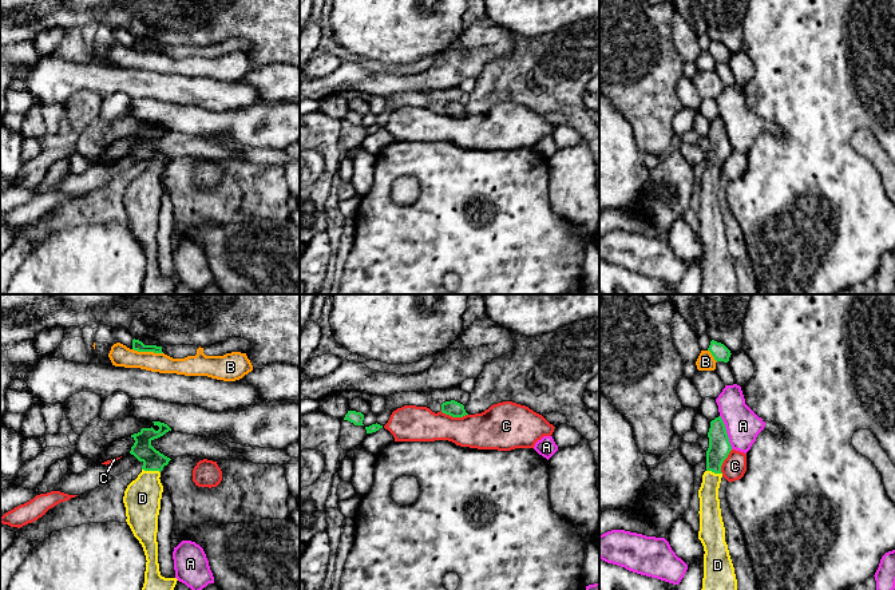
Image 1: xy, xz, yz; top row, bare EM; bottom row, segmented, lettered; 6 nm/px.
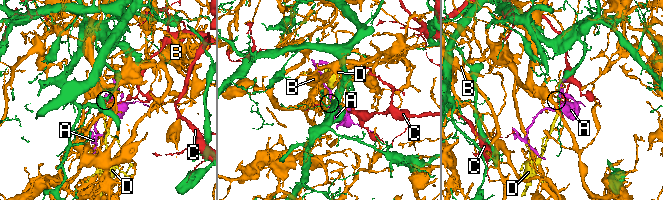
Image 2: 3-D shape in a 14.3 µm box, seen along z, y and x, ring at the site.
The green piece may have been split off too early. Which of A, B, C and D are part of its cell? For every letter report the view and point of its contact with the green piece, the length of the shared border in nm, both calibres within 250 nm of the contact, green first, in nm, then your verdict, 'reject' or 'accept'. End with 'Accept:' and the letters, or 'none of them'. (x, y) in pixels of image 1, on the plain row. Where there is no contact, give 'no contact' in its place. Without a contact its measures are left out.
A: meets green in yz at (725, 133); contact 220 nm long; 130 nm thick on the green side, 200 nm on the other; reject
B: meets green in xy at (147, 51); contact 190 nm long; 70 nm thick on the green side, 130 nm on the other; reject
C: meets green in xz at (454, 117); contact 170 nm long; 90 nm thick on the green side, 240 nm on the other; reject
D: meets green in xy at (151, 170); contact 110 nm long; 130 nm thick on the green side, 220 nm on the other; accept
Accept: D

